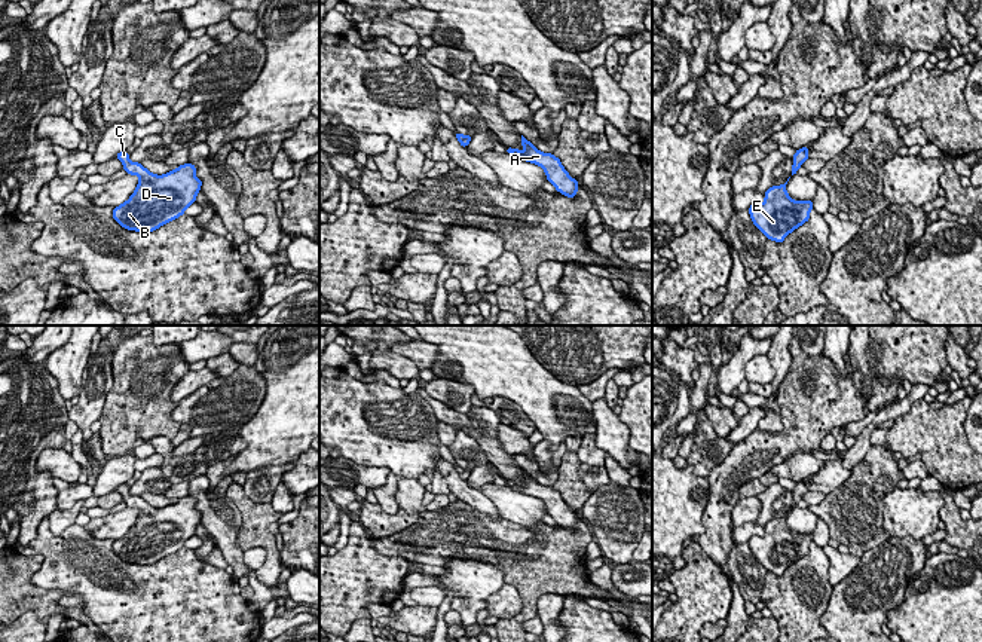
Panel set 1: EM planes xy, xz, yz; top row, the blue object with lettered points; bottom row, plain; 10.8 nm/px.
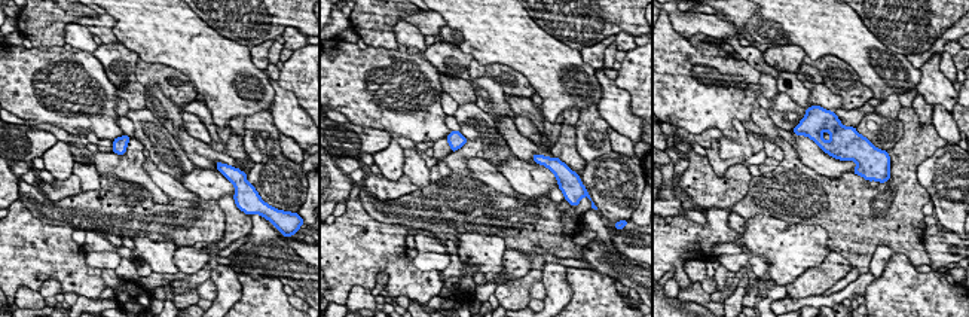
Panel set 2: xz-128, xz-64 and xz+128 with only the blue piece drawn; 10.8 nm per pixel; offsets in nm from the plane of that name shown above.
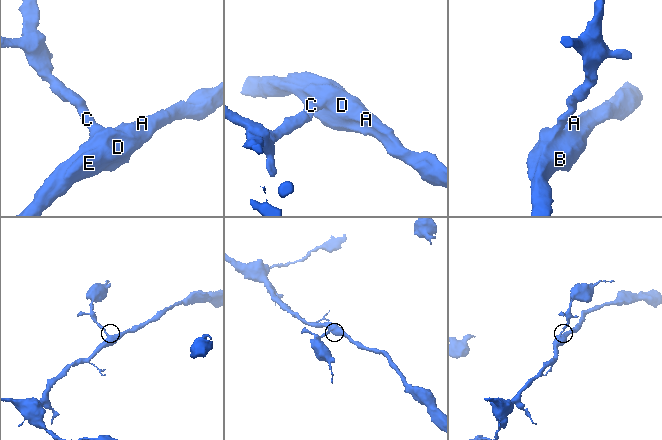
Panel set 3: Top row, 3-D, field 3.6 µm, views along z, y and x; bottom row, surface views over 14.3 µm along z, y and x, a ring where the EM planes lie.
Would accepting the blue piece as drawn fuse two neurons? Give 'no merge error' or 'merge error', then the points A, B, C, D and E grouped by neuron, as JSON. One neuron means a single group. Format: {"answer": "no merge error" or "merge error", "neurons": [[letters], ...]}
{"answer": "no merge error", "neurons": [["A", "B", "C", "D", "E"]]}

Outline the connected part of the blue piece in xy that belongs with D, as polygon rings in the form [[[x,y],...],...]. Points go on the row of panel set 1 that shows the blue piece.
[[[126,150],[116,158],[123,163],[126,174],[140,177],[131,198],[113,210],[113,218],[128,230],[156,230],[183,215],[201,192],[202,181],[195,175],[196,166],[190,162],[156,175],[141,163],[131,162]]]

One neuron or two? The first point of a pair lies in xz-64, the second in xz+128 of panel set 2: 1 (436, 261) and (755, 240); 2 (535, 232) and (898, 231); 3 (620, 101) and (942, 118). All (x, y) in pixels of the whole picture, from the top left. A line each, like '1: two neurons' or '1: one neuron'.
1: two neurons
2: one neuron
3: two neurons

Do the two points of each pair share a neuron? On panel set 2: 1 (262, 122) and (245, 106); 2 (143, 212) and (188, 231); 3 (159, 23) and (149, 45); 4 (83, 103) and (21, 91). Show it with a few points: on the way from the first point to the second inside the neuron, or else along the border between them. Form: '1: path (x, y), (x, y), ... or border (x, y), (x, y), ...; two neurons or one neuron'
1: border (268, 110), (259, 110), (245, 118); two neurons
2: path (153, 213), (168, 215), (177, 223); one neuron
3: path (159, 29), (159, 34), (155, 39); one neuron
4: path (69, 91), (36, 91); one neuron

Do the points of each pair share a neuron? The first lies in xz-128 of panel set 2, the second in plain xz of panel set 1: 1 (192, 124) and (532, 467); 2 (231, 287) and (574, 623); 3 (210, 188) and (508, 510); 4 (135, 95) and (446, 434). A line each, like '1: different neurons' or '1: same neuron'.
1: same neuron
2: different neurons
3: same neuron
4: different neurons

